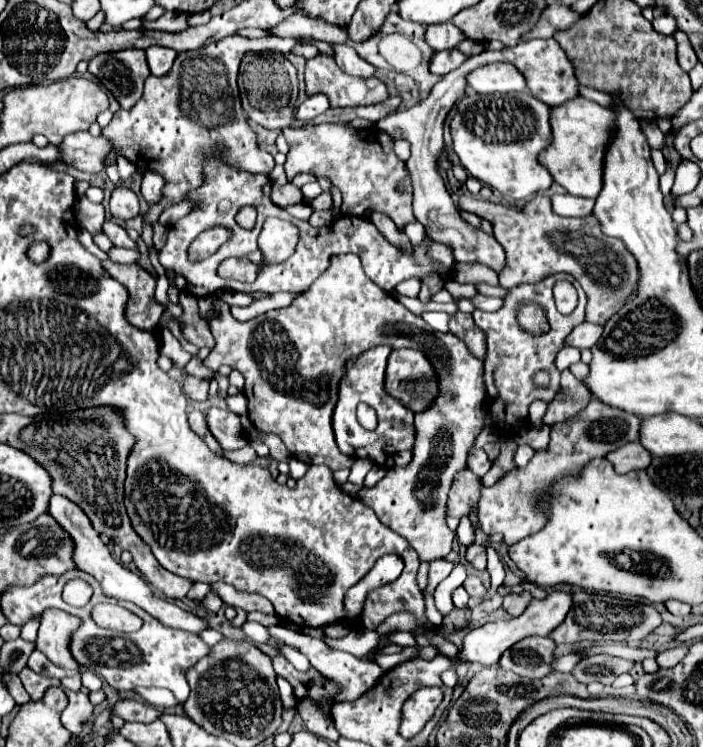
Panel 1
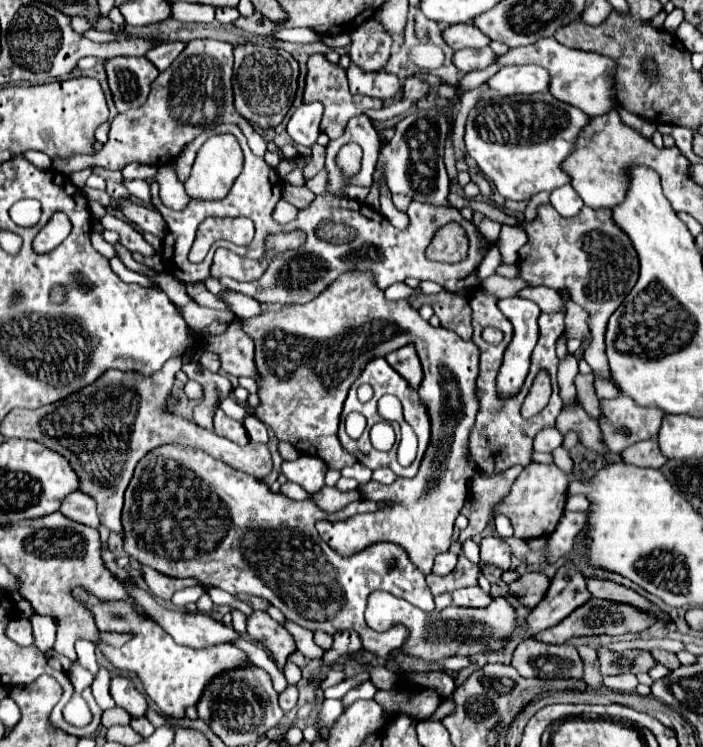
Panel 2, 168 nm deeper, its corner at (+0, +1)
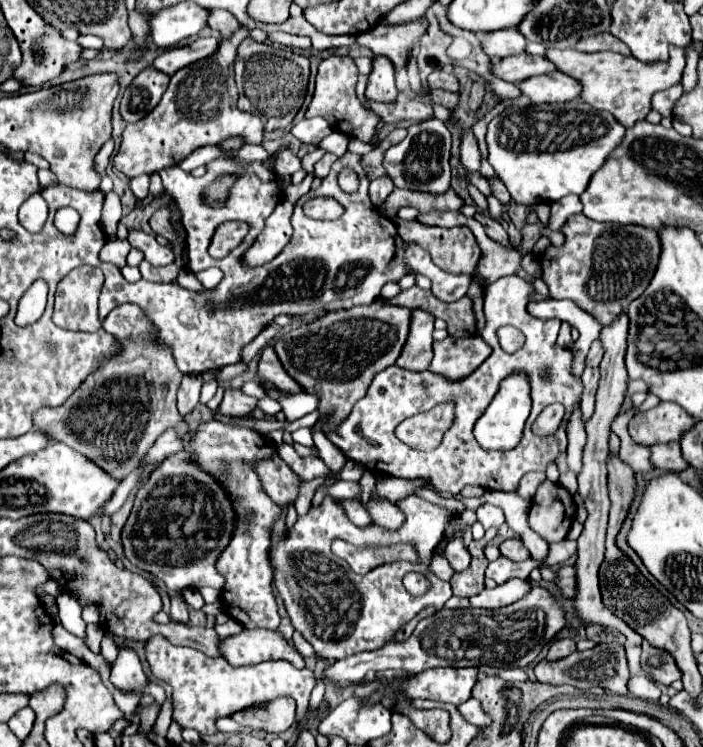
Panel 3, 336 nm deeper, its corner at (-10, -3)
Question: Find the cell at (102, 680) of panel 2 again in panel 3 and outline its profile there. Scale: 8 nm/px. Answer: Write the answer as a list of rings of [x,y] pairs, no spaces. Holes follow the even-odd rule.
[[[105,635],[105,637],[103,637],[103,645],[101,645],[101,655],[105,657],[105,661],[107,661],[109,665],[113,665],[115,659],[117,659],[117,653],[119,653],[119,649],[117,649],[113,637],[111,637],[111,635]]]

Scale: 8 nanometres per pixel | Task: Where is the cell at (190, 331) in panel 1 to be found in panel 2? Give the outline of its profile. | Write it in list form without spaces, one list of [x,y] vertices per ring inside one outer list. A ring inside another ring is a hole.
[[[229,323],[223,335],[213,335],[205,339],[205,349],[221,355],[223,371],[235,377],[257,379],[257,369],[253,363],[253,341],[241,331],[241,323]]]

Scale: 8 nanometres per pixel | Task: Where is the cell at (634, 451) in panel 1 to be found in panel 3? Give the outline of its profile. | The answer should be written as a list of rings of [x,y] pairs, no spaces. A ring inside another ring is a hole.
[[[661,443],[651,447],[651,463],[655,469],[675,471],[675,473],[687,467],[687,461],[681,457],[679,443]]]

